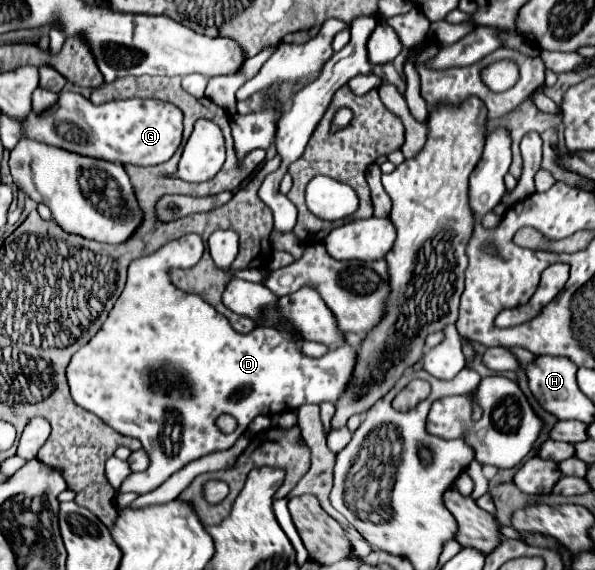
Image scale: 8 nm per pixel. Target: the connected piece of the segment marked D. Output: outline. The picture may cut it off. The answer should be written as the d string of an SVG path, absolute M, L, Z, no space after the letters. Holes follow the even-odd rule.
M191 234L165 244L163 248L159 248L159 252L151 256L135 260L129 268L125 290L117 298L105 324L71 358L67 366L67 382L75 404L93 412L115 432L137 438L149 456L149 468L139 474L129 474L119 486L119 494L151 492L191 460L231 448L235 440L247 430L249 422L259 414L271 416L283 410L299 408L303 404L335 402L339 398L339 392L343 392L347 380L351 378L351 368L355 366L355 348L341 346L339 350L329 350L321 358L307 358L299 352L295 342L283 338L281 332L275 332L271 328L255 328L249 334L237 334L229 326L227 318L215 312L203 298L177 290L169 280L169 270L197 264L201 254L203 242L199 236ZM159 368L183 374L189 382L189 394L181 396L179 388L167 392L153 390L153 370ZM221 414L229 414L237 420L237 428L231 434L223 434L217 428L215 420Z

